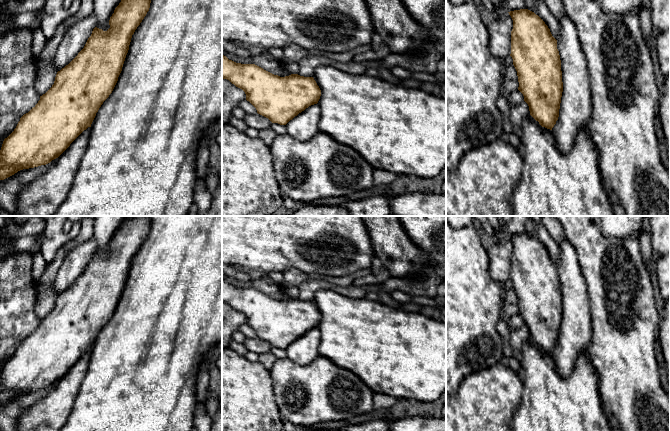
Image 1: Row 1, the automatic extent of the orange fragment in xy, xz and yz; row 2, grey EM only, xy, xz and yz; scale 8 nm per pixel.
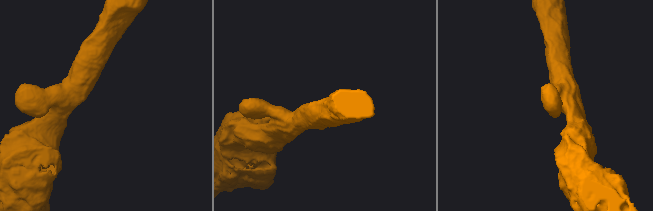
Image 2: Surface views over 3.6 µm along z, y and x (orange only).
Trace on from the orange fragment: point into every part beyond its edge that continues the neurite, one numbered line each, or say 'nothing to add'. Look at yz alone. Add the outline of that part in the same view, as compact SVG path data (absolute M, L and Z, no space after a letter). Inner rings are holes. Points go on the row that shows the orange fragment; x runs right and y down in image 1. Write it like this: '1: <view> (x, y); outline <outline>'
nothing to add

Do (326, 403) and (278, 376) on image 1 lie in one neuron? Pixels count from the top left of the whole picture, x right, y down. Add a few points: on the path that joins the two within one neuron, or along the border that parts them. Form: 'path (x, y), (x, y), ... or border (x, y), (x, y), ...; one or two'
path (314, 393), (300, 381), (290, 380); one

